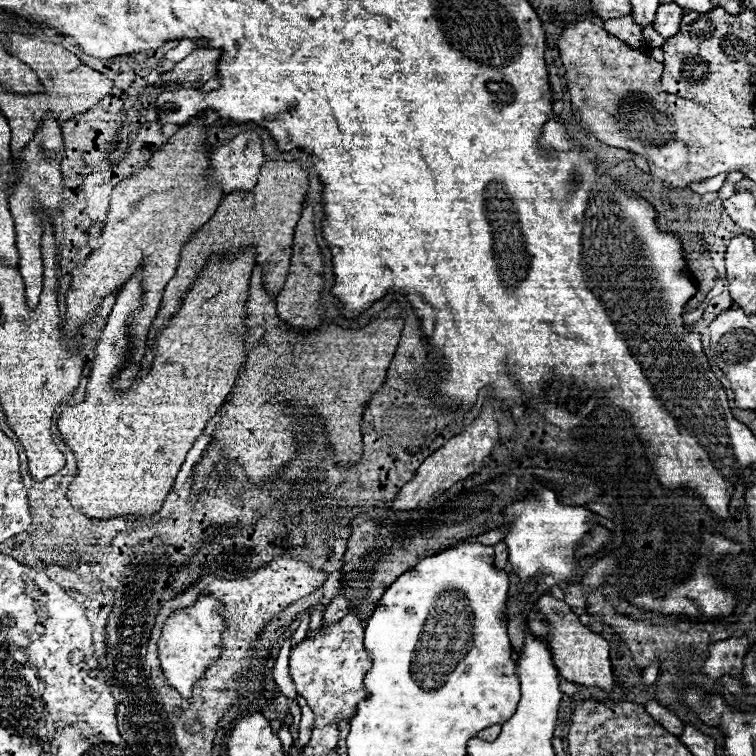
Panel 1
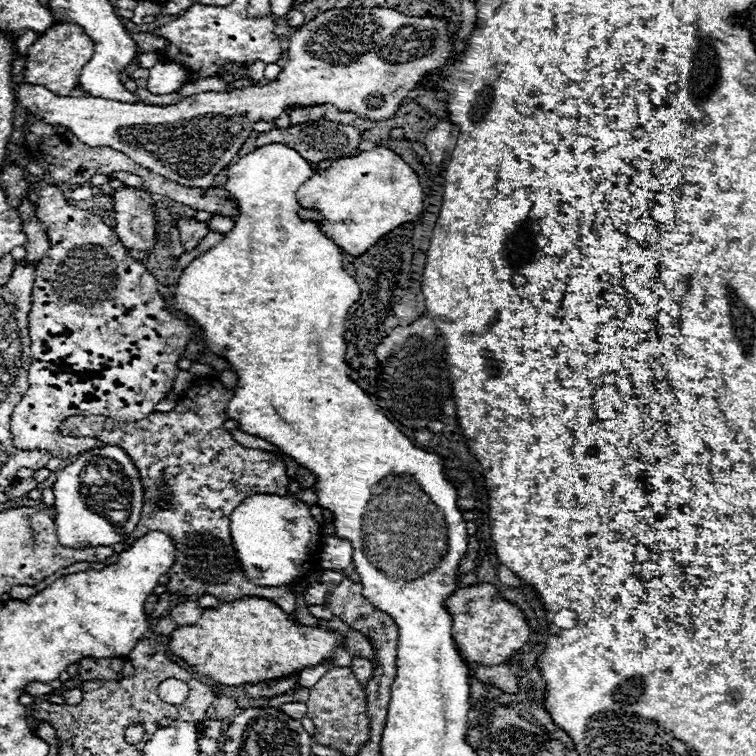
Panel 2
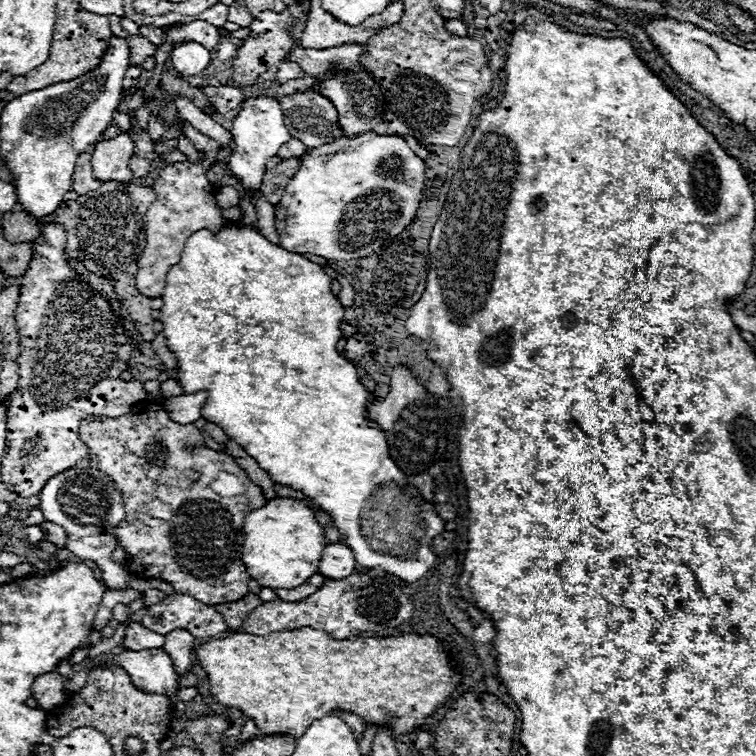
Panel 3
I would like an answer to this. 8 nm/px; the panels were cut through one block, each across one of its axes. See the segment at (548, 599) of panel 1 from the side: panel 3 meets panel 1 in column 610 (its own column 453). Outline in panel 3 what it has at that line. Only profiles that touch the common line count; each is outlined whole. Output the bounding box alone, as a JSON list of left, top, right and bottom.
[196,628,460,740]

